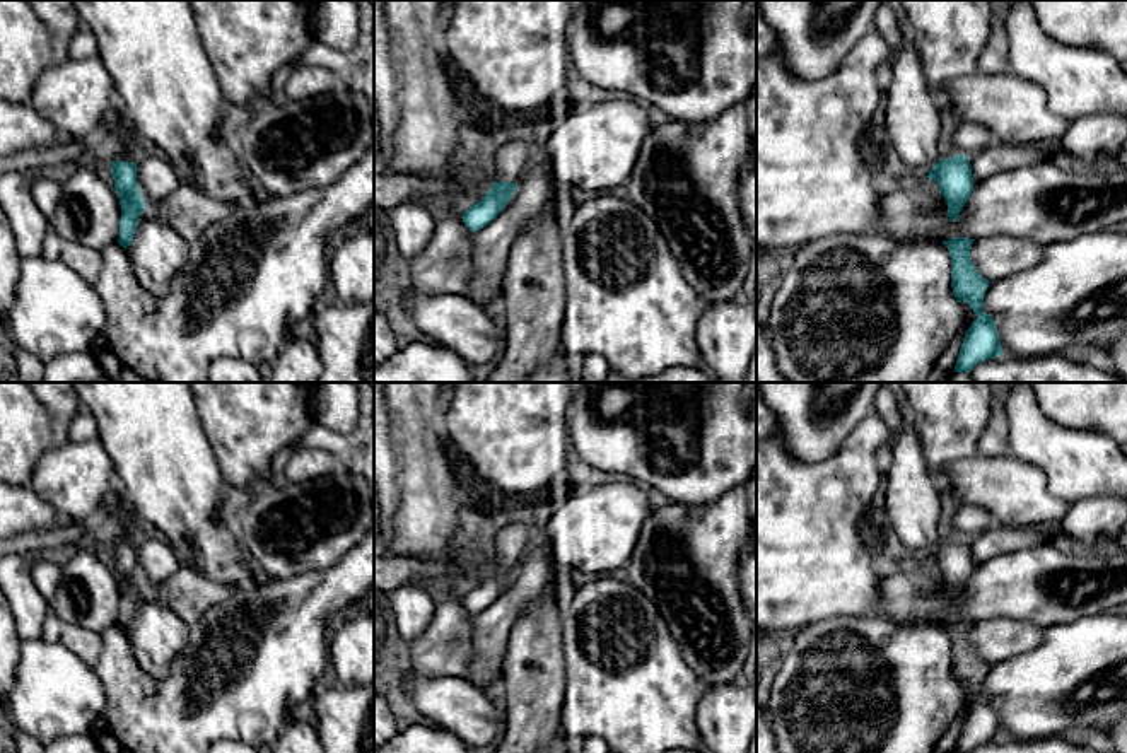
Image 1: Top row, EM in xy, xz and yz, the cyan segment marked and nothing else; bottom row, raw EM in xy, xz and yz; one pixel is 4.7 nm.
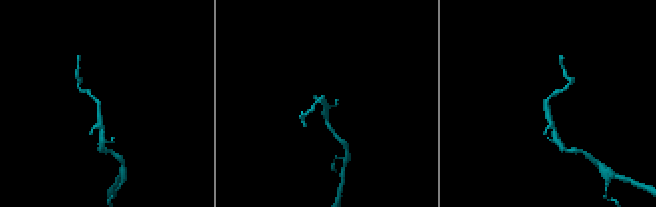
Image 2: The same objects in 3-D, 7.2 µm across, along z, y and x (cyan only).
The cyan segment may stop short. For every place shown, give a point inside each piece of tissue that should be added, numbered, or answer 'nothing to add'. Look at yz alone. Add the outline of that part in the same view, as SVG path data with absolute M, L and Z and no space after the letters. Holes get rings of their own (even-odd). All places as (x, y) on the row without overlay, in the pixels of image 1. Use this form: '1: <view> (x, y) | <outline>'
1: yz (912, 497) | M912 422L891 439L886 514L893 546L908 558L926 560L941 543L941 483L926 471L924 452Z

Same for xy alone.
1: xy (123, 506) | M128 495L120 497L116 500L114 516L121 522L121 534L116 538L114 543L135 545L137 546L140 534L128 526L128 517L131 516L131 502L130 502Z

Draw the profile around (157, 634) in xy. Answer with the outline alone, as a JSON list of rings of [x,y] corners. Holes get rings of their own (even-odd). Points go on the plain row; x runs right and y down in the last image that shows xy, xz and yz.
[[[149,589],[138,599],[126,639],[140,668],[161,680],[169,674],[172,659],[184,649],[188,632],[190,627]]]

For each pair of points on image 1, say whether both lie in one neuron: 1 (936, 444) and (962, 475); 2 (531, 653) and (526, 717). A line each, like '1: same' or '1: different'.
1: different
2: same

